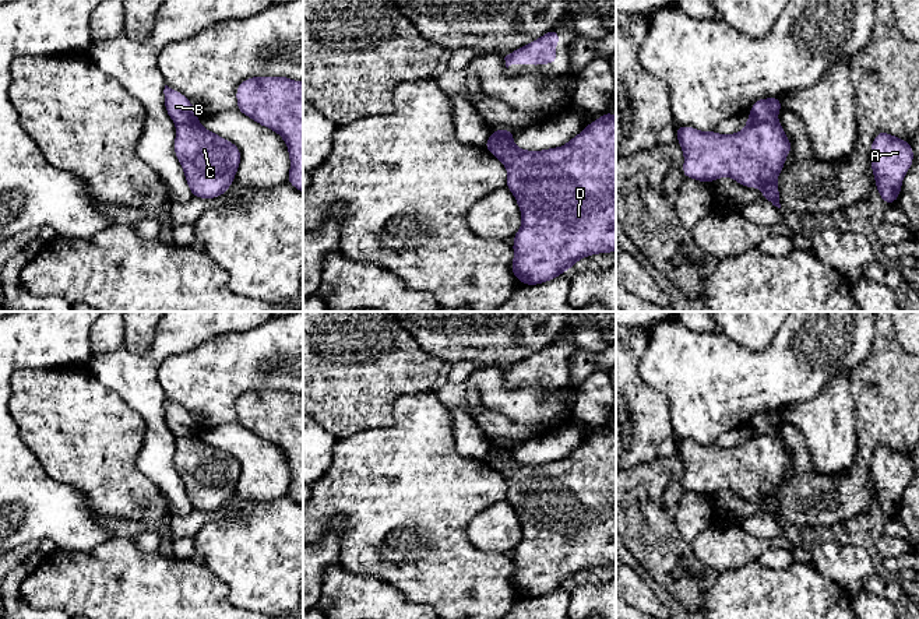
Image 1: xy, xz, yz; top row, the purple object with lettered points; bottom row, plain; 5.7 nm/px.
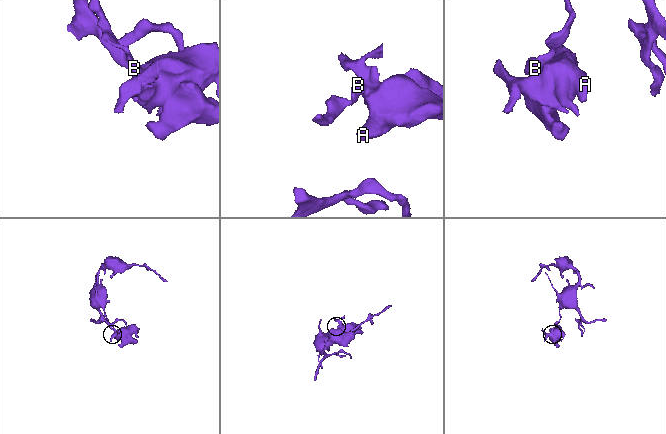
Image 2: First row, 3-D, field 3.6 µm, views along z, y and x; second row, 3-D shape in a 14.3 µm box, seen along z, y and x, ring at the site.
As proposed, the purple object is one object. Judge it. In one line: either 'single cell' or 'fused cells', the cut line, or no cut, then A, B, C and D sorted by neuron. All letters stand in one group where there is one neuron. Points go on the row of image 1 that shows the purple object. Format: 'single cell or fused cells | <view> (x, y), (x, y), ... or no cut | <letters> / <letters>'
fused cells | yz (775, 115), (766, 120), (747, 122) | A C D / B

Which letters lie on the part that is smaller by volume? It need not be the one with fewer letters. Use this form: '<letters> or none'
A, C, D

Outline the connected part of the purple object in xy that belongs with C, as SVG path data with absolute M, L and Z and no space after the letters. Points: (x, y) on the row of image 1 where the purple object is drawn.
M198 120L176 126L175 154L193 197L200 198L222 196L233 184L242 159L233 143L208 131Z

